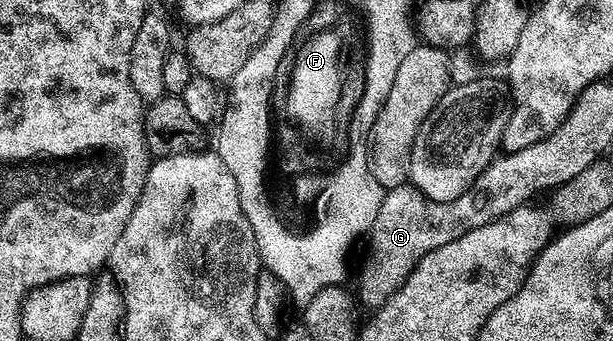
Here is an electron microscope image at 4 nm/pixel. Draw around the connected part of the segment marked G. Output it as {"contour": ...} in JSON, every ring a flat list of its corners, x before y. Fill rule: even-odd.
{"contour":[[412,184,385,191,383,200,379,202,379,212,375,215,375,224,371,228,373,251,366,256,365,263,361,266,362,303,365,301,369,306,381,308,397,293,397,289,409,279,425,257,443,248,443,240,447,238,447,234,425,226,419,218,419,212,423,208,423,195]]}

